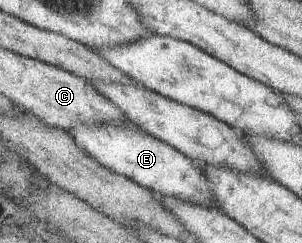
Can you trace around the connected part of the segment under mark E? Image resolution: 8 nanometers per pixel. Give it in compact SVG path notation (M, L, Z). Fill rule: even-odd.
M109 124L101 126L75 126L69 133L75 142L101 164L114 173L127 176L155 193L167 198L179 198L193 206L205 206L211 210L220 210L213 186L200 163L189 158L174 146L159 140L153 134L136 128L117 128Z

